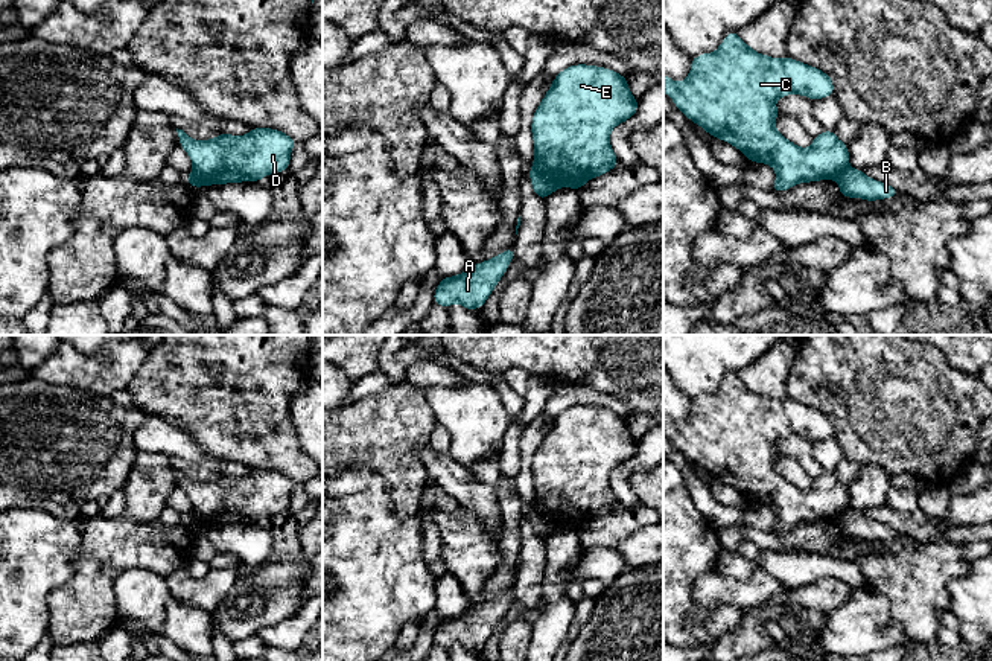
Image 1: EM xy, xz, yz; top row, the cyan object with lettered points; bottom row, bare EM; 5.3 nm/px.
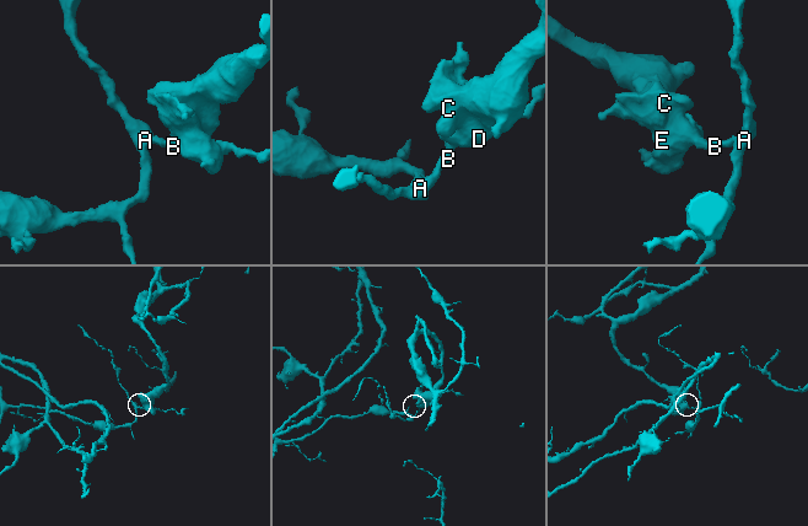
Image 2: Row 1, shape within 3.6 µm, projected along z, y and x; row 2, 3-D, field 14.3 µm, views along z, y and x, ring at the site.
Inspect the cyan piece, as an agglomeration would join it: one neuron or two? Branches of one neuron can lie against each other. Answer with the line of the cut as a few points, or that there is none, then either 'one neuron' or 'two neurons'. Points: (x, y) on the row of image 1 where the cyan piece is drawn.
xz (531, 166), (550, 175), (559, 186) | two neurons

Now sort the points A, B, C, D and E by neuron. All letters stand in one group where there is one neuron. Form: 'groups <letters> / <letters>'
groups A B / C D E

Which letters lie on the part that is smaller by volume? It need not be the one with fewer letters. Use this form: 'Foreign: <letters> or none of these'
Foreign: A, B

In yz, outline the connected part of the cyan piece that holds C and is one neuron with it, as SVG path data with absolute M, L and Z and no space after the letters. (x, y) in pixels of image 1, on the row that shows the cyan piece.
M736 32L724 37L720 47L712 53L701 53L691 59L691 70L683 82L674 82L663 75L663 93L672 97L674 105L694 123L723 142L739 149L749 161L764 163L776 171L771 192L784 192L799 183L837 180L840 172L849 166L847 145L840 142L834 131L822 131L812 137L809 148L799 148L785 139L774 126L779 110L774 102L787 94L802 94L812 101L834 94L834 81L822 70L793 58L771 58L755 52Z

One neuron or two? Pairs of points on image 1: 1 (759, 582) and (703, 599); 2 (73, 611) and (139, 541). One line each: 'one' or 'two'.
1: one
2: one

